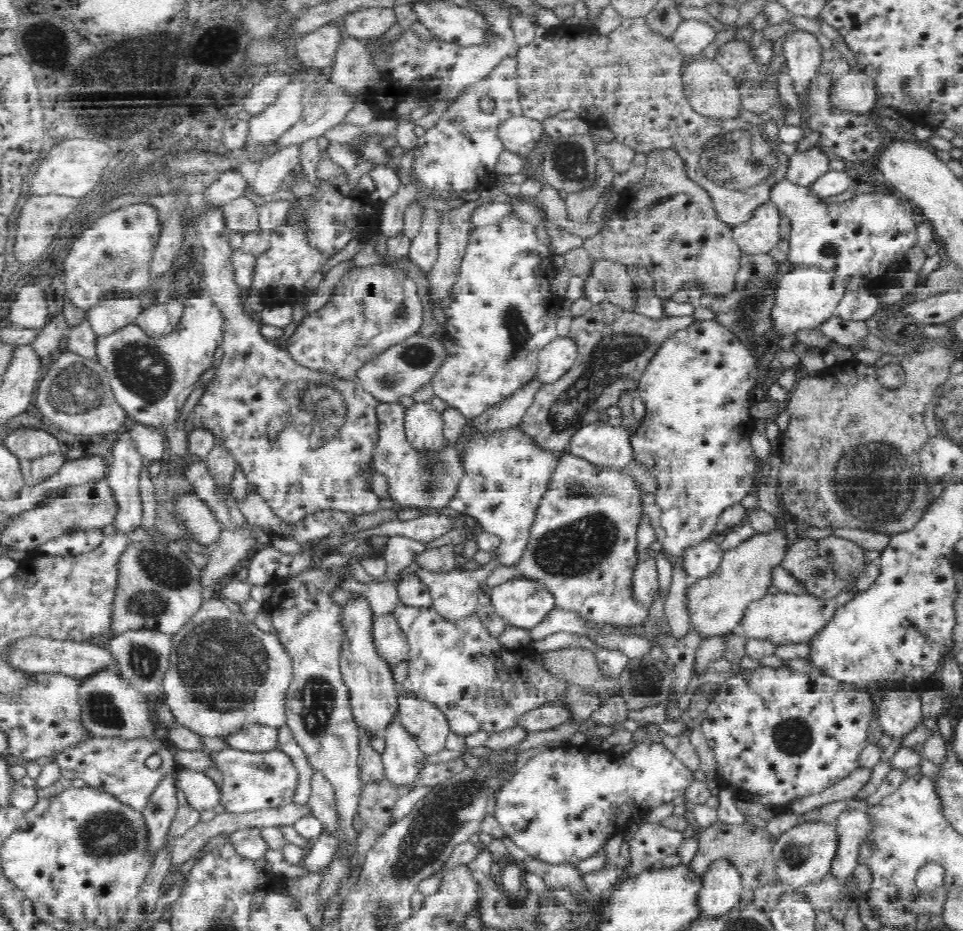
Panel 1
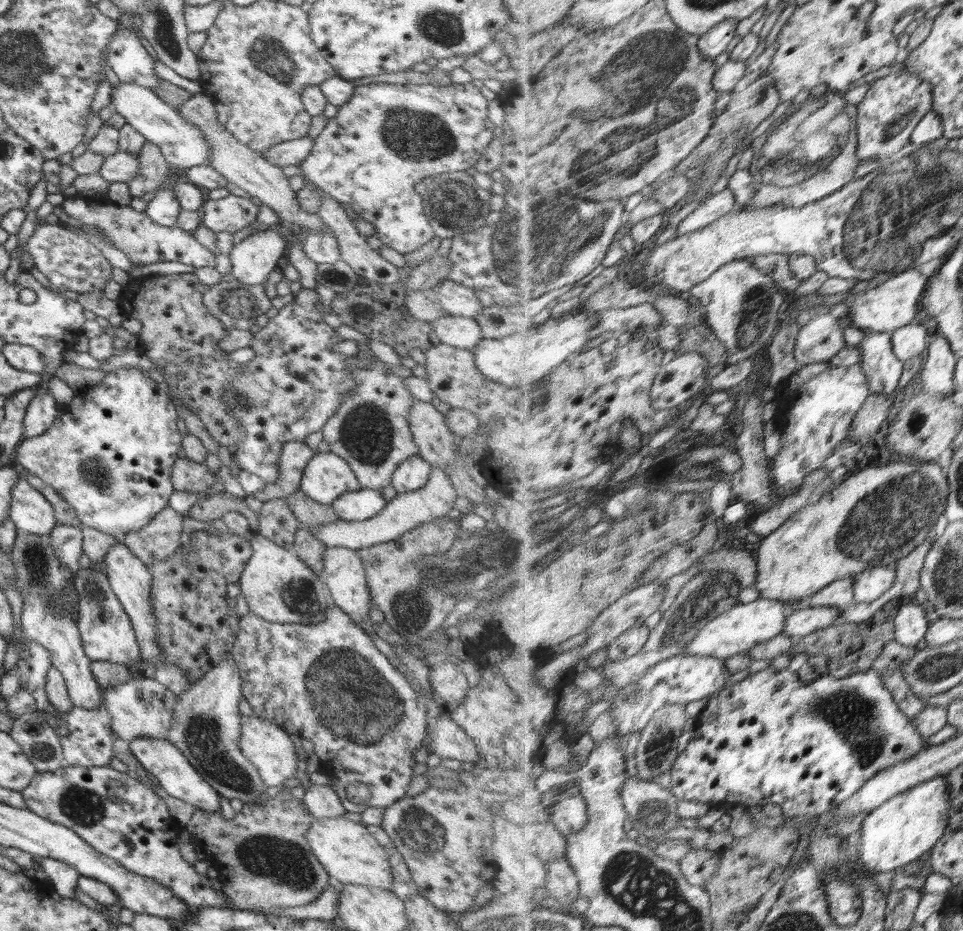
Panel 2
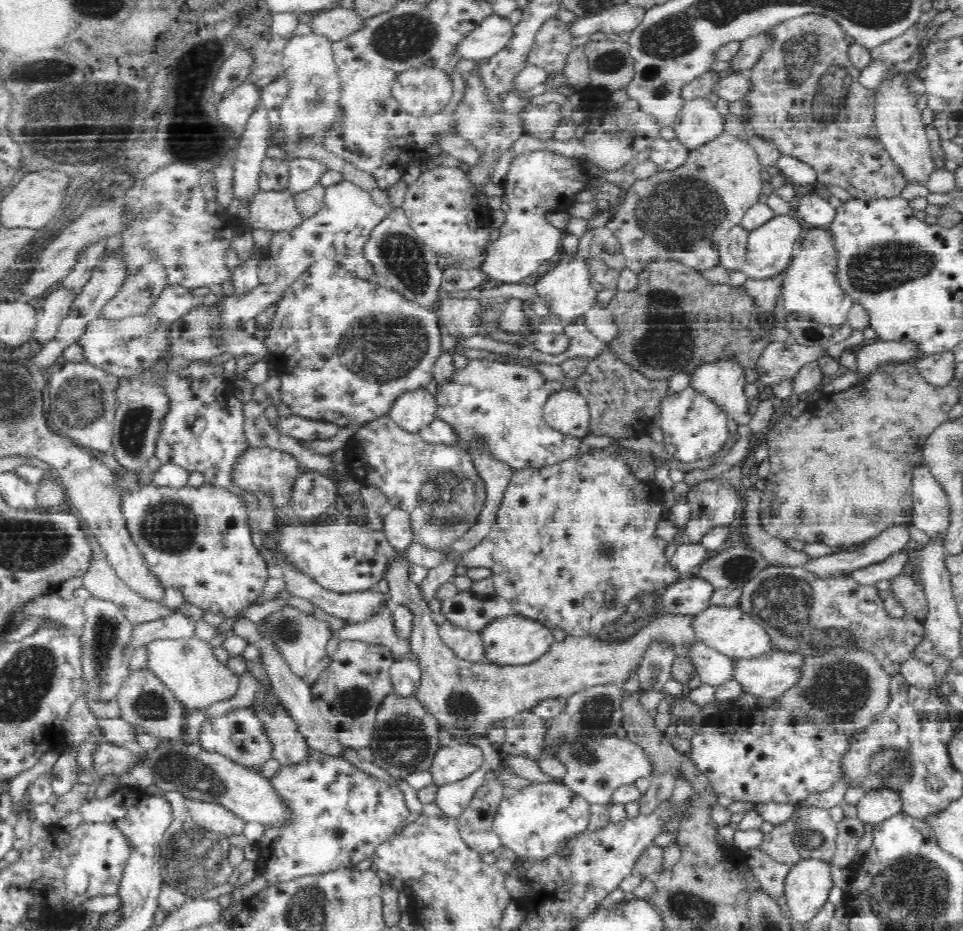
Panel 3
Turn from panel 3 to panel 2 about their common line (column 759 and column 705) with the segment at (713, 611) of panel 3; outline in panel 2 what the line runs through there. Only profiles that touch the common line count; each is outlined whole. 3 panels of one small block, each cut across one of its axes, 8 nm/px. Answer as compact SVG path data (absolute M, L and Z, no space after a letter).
M770 598L752 600L750 604L742 604L734 607L716 619L712 619L694 641L685 647L685 655L712 656L728 660L731 657L747 654L756 646L773 640L786 630L786 621L789 617L789 608L785 602Z

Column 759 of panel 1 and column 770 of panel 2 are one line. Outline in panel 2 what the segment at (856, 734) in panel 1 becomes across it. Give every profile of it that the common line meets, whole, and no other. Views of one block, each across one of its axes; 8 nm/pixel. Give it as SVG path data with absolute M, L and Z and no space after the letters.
M769 667L756 674L751 674L743 681L726 687L719 697L711 699L707 710L703 713L704 728L699 726L694 732L694 736L683 751L682 756L678 757L678 764L671 771L673 777L670 790L679 800L698 800L700 802L728 802L728 804L743 804L745 806L766 804L780 804L784 806L786 814L790 816L804 815L823 815L832 808L838 808L842 801L852 798L859 792L873 777L878 773L894 767L900 763L914 758L920 751L930 748L926 744L926 737L918 732L912 719L909 719L904 712L900 712L898 704L894 701L892 692L882 684L882 676L871 669L864 673L849 675L846 678L833 678L827 674L819 676L815 681L808 683L806 688L792 690L792 684L784 684L782 678L784 670L775 670Z

